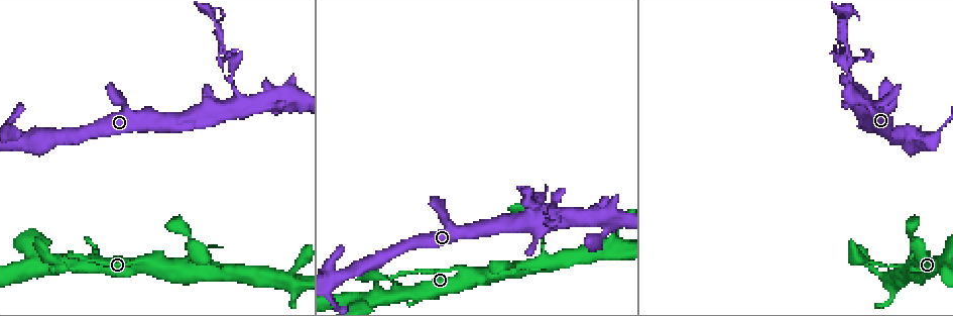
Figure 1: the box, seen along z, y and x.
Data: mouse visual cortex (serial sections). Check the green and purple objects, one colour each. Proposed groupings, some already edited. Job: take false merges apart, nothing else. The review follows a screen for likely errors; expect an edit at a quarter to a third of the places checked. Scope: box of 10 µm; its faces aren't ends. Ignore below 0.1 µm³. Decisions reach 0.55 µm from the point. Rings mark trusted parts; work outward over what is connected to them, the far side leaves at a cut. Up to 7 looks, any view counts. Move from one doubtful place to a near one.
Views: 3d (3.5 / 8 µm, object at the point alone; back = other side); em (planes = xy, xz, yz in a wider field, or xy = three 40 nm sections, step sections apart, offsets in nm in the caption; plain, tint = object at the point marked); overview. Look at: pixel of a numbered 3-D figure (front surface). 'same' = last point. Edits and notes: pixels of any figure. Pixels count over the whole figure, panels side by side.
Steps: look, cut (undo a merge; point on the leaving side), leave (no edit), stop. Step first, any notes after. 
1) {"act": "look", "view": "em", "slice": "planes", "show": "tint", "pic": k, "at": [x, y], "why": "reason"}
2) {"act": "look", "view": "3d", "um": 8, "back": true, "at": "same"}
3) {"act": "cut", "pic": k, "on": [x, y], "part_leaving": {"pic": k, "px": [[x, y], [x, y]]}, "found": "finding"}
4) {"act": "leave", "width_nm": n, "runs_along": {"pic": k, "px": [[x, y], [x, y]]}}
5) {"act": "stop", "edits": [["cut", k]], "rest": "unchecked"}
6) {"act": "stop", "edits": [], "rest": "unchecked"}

{"act": "look", "view": "3d", "um": 8, "pic": 1, "at": [13, 144], "why": "sudden change in width"}

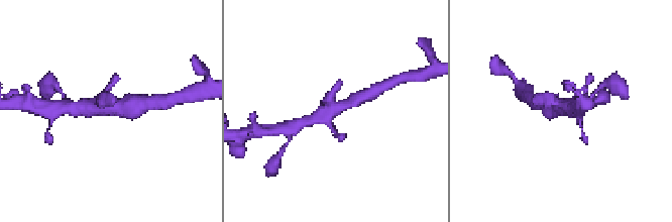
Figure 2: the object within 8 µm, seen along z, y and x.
{"act": "look", "view": "3d", "um": 3.5, "at": "same", "why": "closer look"}

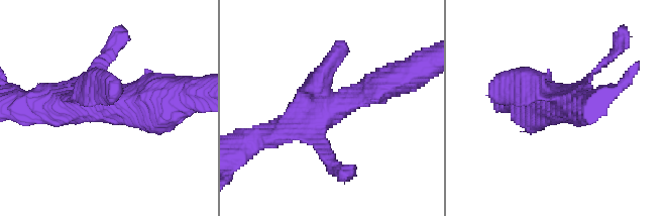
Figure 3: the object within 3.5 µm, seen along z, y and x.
{"act": "look", "view": "em", "slice": "planes", "show": "tint", "pic": 3, "at": [333, 107]}

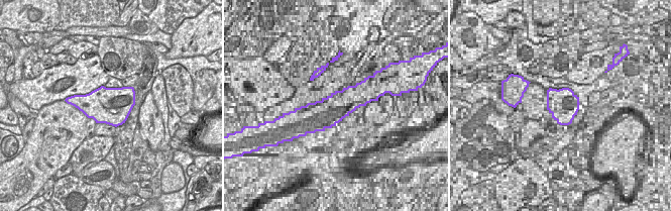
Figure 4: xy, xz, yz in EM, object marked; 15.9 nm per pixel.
{"act": "leave", "runs_along": {"pic": 3, "px": [[397, 80], [301, 121], [292, 134]]}, "found": "all the same cell"}

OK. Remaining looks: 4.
{"act": "look", "view": "3d", "um": 8, "back": true, "pic": 1, "at": [196, 274], "why": "three-way junction"}

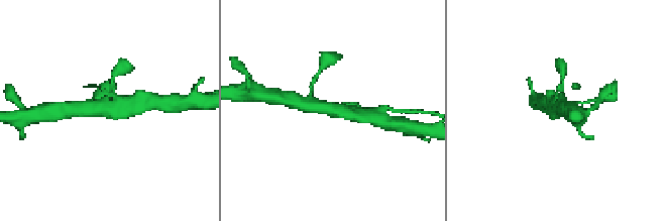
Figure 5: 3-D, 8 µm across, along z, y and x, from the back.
{"act": "look", "view": "em", "slice": "xy", "step": 3, "show": "tint", "at": "same"}

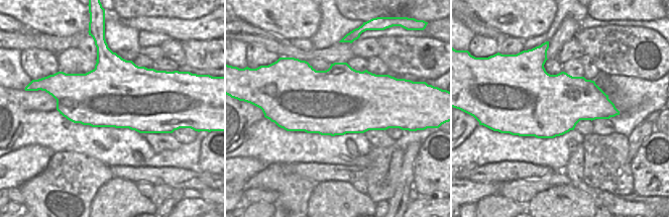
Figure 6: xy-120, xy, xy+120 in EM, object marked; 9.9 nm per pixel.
{"act": "leave", "runs_along": {"pic": 5, "px": [[362, 115], [304, 104]]}, "found": "one cell here"}

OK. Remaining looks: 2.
{"act": "look", "view": "3d", "um": 3.5, "pic": 1, "at": [595, 216], "why": "branch point"}

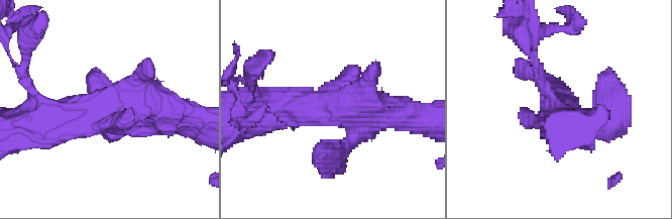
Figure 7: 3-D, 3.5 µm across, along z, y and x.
{"act": "look", "view": "em", "slice": "xy", "step": 3, "show": "tint", "pic": 7, "at": [110, 112]}

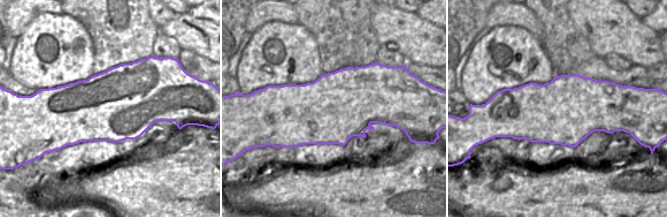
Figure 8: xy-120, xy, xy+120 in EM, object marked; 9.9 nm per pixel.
{"act": "leave", "runs_along": {"pic": 7, "px": [[263, 102], [335, 109], [354, 125], [335, 153]]}, "found": "all the same cell"}

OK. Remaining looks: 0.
{"act": "stop", "edits": [], "rest": "unchecked"}

